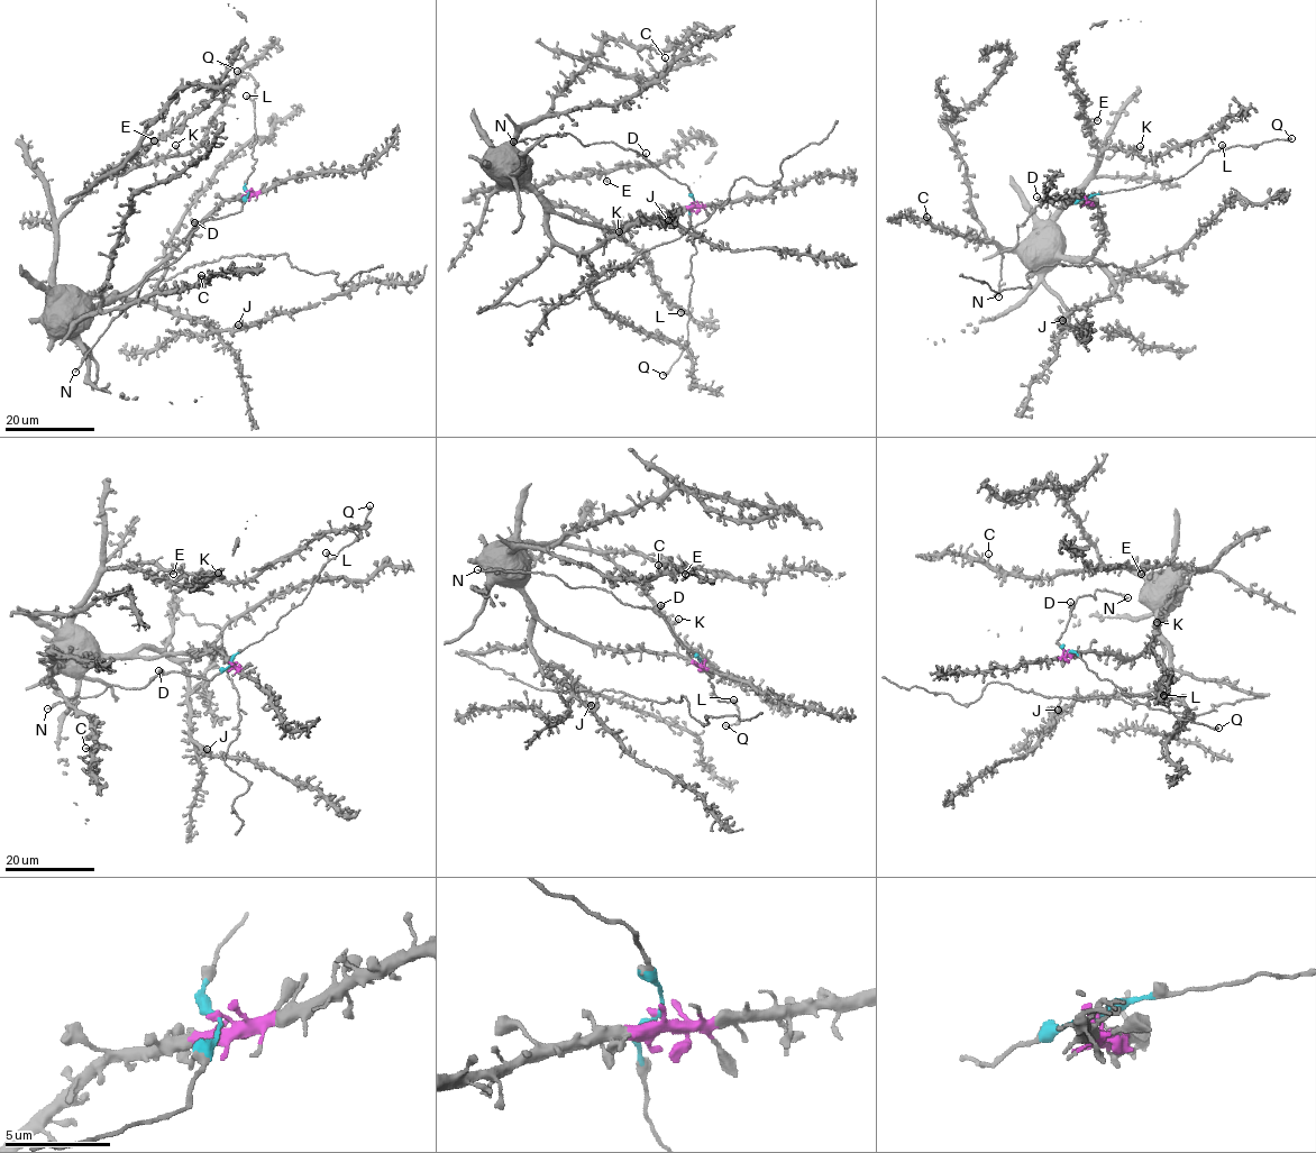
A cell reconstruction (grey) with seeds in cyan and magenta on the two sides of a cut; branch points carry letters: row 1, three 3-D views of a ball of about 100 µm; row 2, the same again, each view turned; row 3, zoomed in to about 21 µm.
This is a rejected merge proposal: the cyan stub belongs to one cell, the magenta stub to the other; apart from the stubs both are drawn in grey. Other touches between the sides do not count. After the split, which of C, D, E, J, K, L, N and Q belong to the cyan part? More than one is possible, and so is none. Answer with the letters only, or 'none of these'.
D, L, N, Q

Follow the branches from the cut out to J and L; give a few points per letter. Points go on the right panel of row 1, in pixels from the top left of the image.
J: (1086, 198), (1097, 206), (1106, 238), (1084, 261), (1099, 261), (1114, 287), (1109, 296), (1075, 309), (1062, 320)
L: (1086, 198), (1177, 179), (1222, 144)

